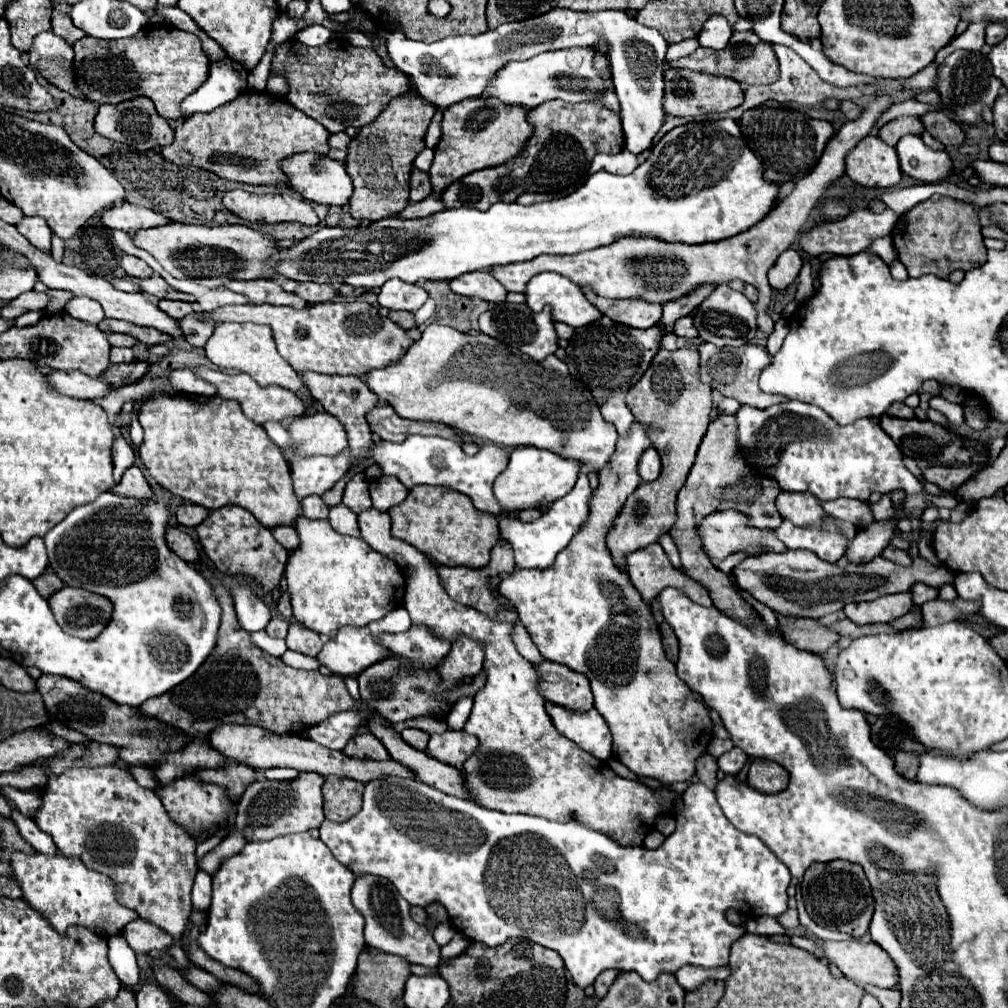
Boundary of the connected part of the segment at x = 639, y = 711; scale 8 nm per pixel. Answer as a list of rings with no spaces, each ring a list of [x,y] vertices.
[[[635,421],[629,433],[617,439],[617,451],[613,453],[609,467],[599,471],[599,489],[593,491],[589,521],[583,525],[583,529],[557,555],[549,569],[515,569],[499,583],[497,591],[517,607],[521,623],[547,661],[567,665],[569,669],[587,675],[595,697],[595,709],[607,721],[613,735],[613,757],[637,777],[651,777],[663,785],[671,785],[675,781],[689,781],[693,777],[695,759],[705,753],[705,747],[711,741],[713,723],[705,705],[697,701],[687,683],[677,677],[675,665],[663,651],[661,635],[653,621],[651,609],[641,601],[641,595],[637,589],[633,589],[627,573],[615,567],[605,545],[605,535],[613,525],[613,517],[641,483],[637,463],[647,447],[651,447],[649,427]]]

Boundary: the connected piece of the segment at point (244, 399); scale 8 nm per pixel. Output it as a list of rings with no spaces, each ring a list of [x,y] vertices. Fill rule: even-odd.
[[[187,367],[187,369],[191,369],[195,377],[203,379],[203,381],[207,381],[207,383],[211,383],[211,385],[215,385],[219,397],[237,401],[237,403],[241,405],[245,417],[253,419],[253,421],[259,423],[259,425],[265,423],[265,421],[269,421],[269,419],[283,421],[283,419],[287,419],[287,417],[305,415],[305,405],[303,405],[303,401],[301,401],[295,393],[291,393],[291,391],[287,391],[287,389],[283,389],[283,387],[273,387],[273,385],[261,387],[261,385],[259,385],[255,379],[251,379],[247,373],[227,375],[227,373],[221,373],[221,371],[207,369],[207,367]]]

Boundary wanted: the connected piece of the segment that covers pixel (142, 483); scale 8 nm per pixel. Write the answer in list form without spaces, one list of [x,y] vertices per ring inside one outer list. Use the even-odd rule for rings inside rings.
[[[133,465],[125,471],[123,479],[113,487],[113,491],[121,493],[121,495],[129,495],[129,497],[151,497],[153,495],[145,475],[141,473],[141,469],[137,465]]]

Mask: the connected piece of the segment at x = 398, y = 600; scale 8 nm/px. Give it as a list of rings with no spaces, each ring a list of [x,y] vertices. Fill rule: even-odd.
[[[303,515],[297,519],[295,529],[299,533],[301,545],[289,555],[289,563],[285,567],[285,577],[287,577],[287,589],[291,593],[293,617],[301,625],[305,625],[317,633],[335,637],[339,627],[367,625],[403,605],[403,593],[405,593],[403,571],[391,559],[381,557],[377,551],[373,551],[361,537],[339,535],[337,531],[331,529],[327,519],[307,519]]]

